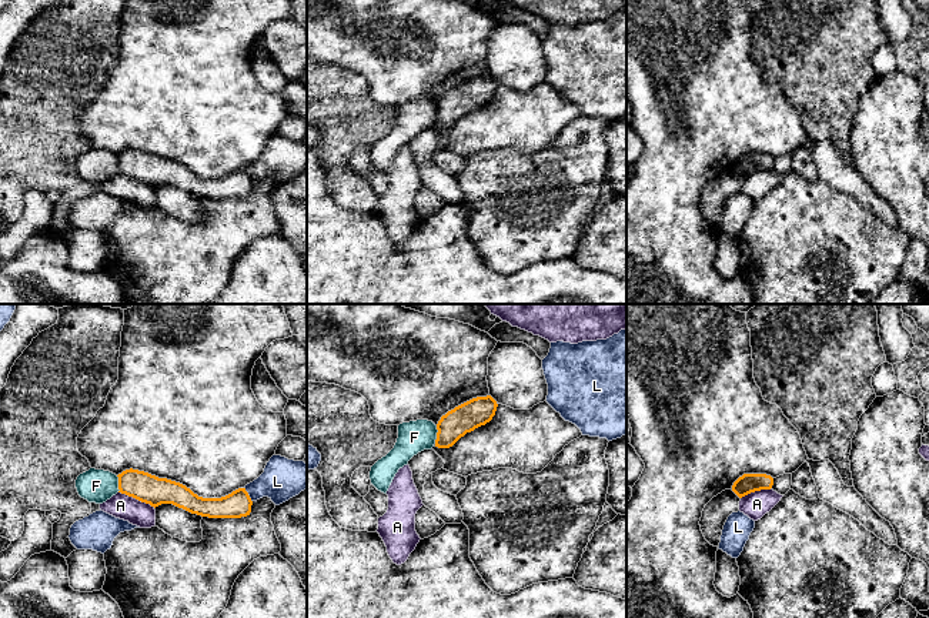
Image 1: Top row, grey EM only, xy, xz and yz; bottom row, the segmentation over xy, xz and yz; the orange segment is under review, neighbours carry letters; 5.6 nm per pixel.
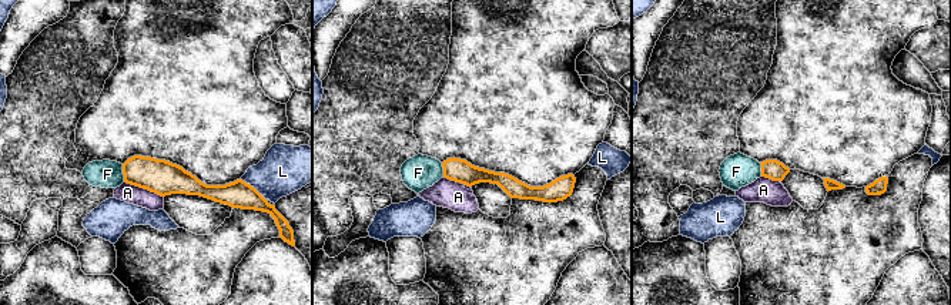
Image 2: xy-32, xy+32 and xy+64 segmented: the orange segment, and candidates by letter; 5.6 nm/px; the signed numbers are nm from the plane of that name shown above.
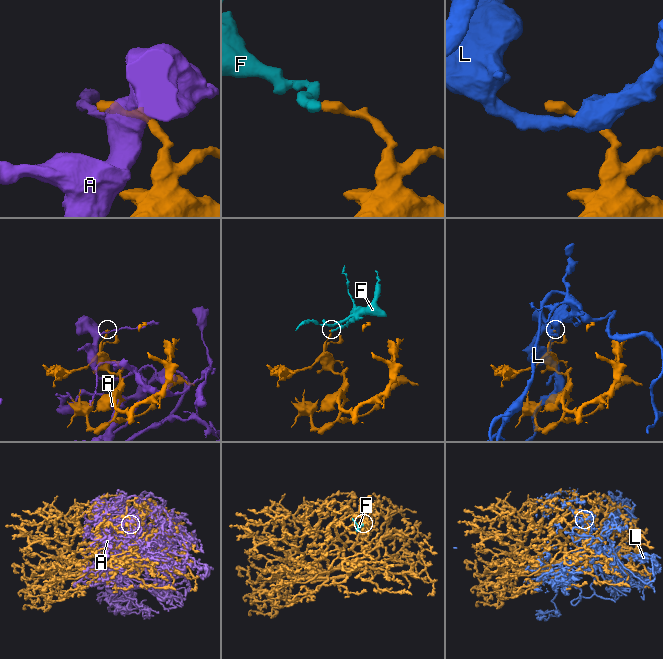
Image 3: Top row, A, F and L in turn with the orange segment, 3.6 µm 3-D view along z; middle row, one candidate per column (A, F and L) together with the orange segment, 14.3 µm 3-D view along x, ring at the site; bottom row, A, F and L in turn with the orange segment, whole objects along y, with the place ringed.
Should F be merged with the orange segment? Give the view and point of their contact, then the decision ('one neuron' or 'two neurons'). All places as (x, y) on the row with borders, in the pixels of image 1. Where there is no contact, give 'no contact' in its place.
meets orange in xz at (437, 434); two neurons

